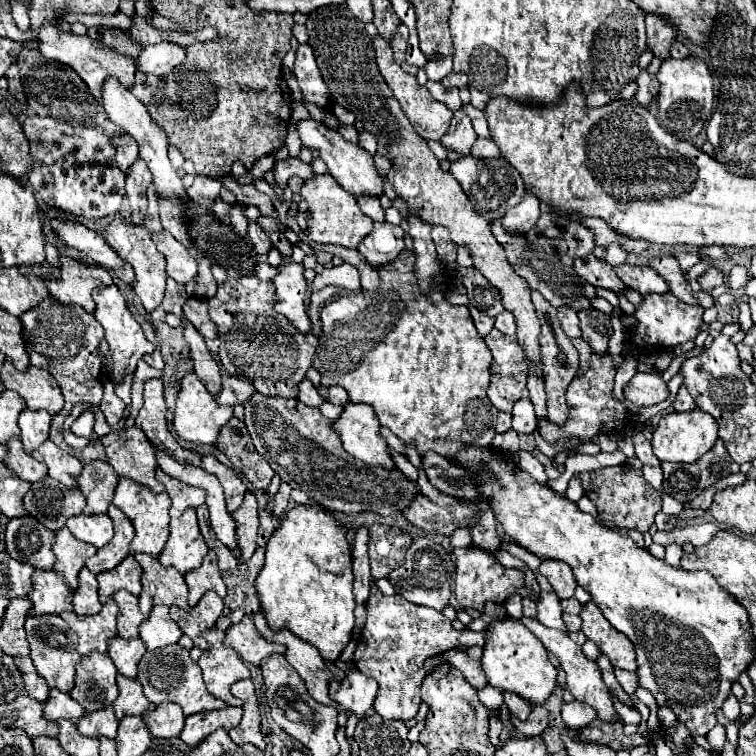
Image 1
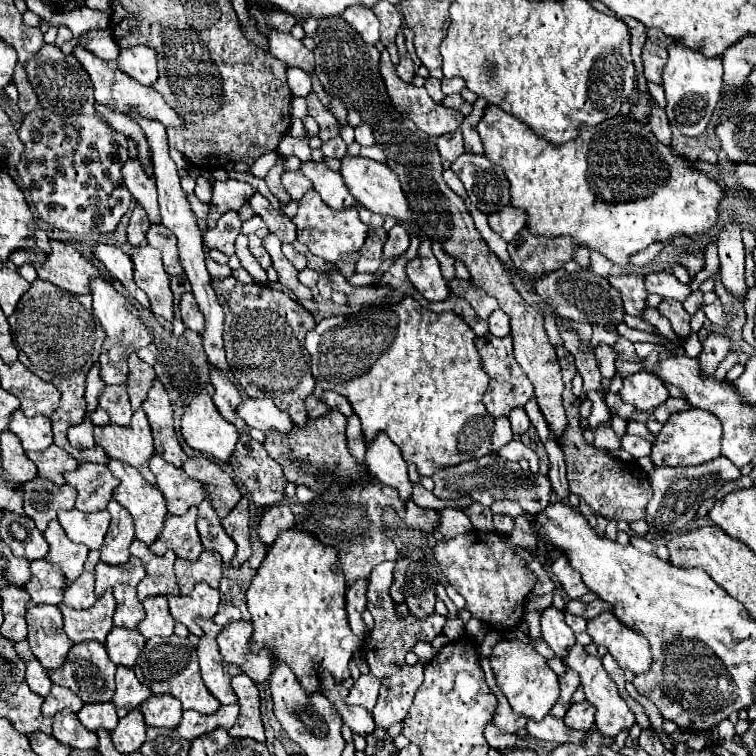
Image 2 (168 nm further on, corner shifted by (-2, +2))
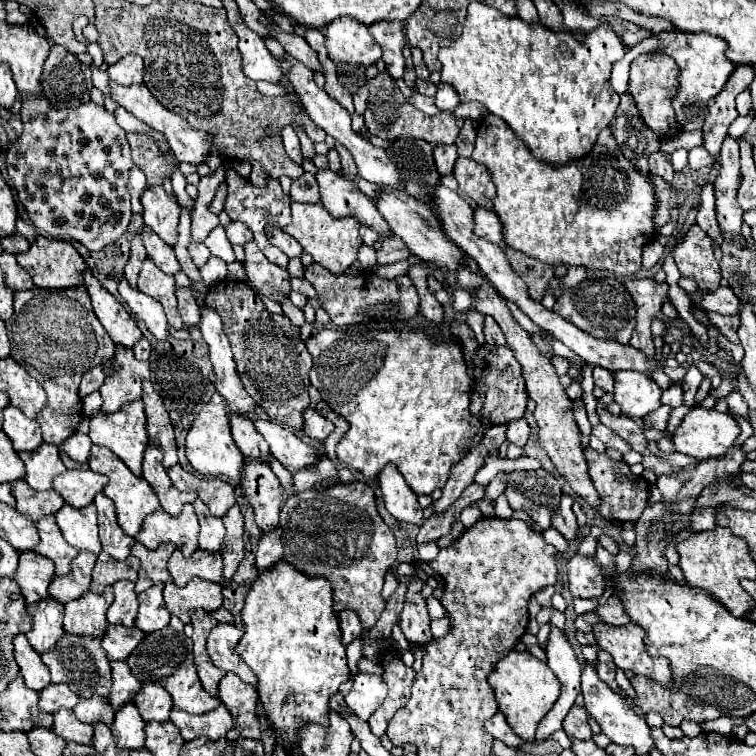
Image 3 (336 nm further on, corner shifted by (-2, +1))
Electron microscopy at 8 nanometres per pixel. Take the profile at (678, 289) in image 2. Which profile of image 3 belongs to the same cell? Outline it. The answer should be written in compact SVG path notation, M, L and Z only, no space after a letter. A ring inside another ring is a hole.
M719 286L715 292L707 292L707 294L697 290L695 294L689 294L689 298L693 302L701 304L705 312L717 312L717 314L725 314L725 316L731 316L731 314L739 316L739 312L741 312L741 302L729 286Z

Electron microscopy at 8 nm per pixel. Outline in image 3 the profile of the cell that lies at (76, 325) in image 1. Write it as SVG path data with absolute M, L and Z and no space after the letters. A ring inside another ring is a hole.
M85 286L65 290L17 290L13 292L13 298L15 314L5 322L11 356L45 388L47 404L35 420L41 426L43 440L59 446L65 438L75 434L81 422L83 402L77 388L83 374L91 366L111 360L115 344L97 322Z

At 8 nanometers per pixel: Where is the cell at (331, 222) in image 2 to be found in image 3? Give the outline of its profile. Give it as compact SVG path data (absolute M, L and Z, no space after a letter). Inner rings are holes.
M291 202L293 220L283 228L283 232L291 234L307 254L313 256L317 264L327 268L331 274L343 274L355 260L357 250L363 244L359 236L359 222L355 218L333 218L325 206L321 204L297 204Z

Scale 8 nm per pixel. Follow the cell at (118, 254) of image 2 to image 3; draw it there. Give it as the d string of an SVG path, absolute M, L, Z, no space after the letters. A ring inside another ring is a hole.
M125 278L119 280L119 294L127 302L131 312L139 320L145 322L147 330L155 336L155 340L165 342L169 338L169 324L165 320L163 306L159 306L159 302L155 302L155 298L147 298L143 292L131 290L131 286L127 286Z

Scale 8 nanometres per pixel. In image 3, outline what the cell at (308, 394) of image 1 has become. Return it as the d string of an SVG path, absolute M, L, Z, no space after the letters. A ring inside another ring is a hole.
M307 408L305 410L305 426L303 426L303 432L311 440L325 440L333 432L333 428L335 428L333 422L329 422L327 418L323 418L317 410L313 410L313 408Z

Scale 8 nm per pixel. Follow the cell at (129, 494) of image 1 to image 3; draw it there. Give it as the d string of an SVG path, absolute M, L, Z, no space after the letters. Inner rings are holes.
M93 446L91 452L89 452L87 464L89 464L89 468L95 470L97 474L103 474L103 476L109 478L107 486L103 488L103 494L113 500L115 512L117 512L117 524L123 528L123 532L129 534L129 536L135 536L135 534L141 530L143 518L145 518L147 514L151 514L155 508L159 508L159 500L157 500L155 490L149 486L149 482L147 482L145 478L135 476L135 474L123 464L123 460L119 460L119 458L117 458L111 450L107 450L107 448Z

